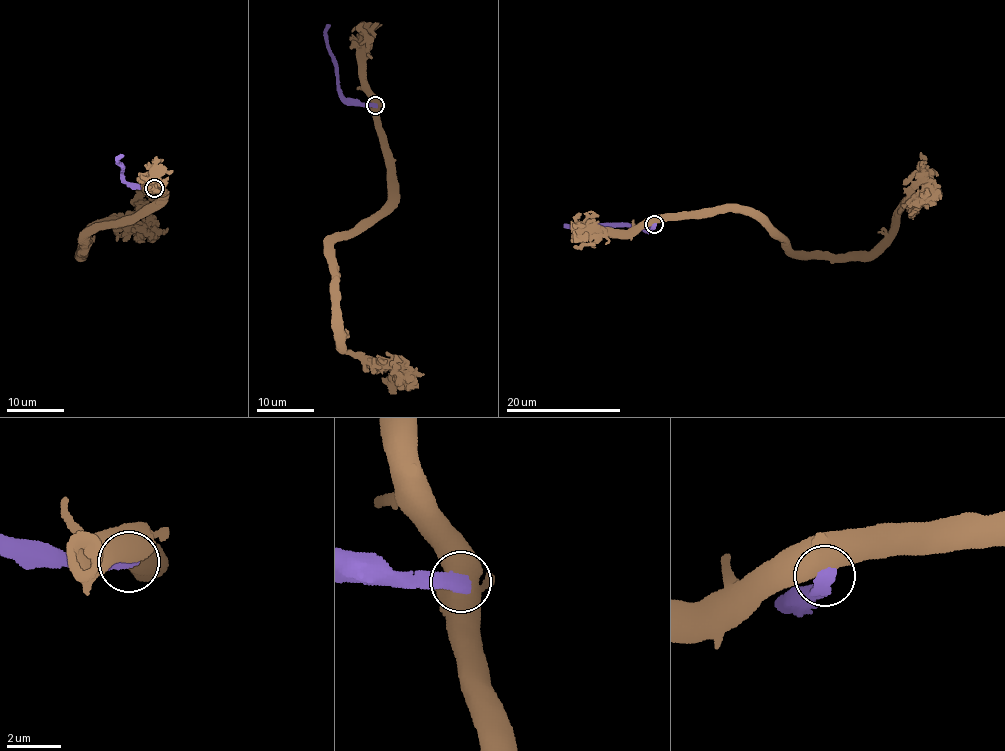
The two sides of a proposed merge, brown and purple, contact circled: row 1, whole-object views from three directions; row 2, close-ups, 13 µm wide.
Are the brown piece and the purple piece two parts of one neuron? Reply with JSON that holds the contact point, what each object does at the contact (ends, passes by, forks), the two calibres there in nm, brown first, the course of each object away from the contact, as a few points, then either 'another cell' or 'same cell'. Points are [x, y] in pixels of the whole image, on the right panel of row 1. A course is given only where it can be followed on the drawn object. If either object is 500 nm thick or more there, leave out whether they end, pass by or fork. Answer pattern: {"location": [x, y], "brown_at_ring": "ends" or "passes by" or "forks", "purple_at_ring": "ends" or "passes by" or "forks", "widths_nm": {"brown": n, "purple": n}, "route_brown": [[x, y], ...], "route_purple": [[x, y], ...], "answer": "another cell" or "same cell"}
{"location": [654, 224], "widths_nm": {"brown": 800, "purple": 440}, "route_brown": [[654, 223], [718, 211], [750, 212], [794, 252], [868, 252], [897, 221], [908, 192], [918, 183], [920, 152]], "route_purple": [[654, 225], [646, 232], [630, 225], [575, 226], [564, 223]], "answer": "another cell"}

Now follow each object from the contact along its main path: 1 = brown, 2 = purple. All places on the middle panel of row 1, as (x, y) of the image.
1: (375, 105), (388, 170), (389, 200), (333, 244), (335, 332), (347, 351), (383, 361), (392, 372), (387, 383)
2: (375, 105), (353, 104), (342, 94), (337, 63), (326, 35), (330, 25)

